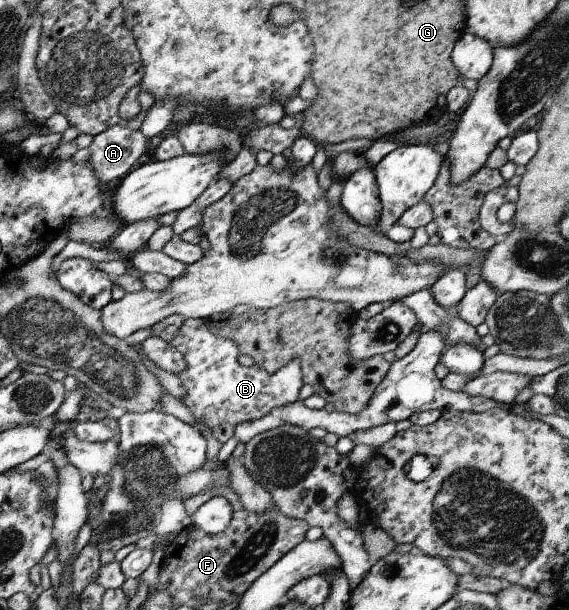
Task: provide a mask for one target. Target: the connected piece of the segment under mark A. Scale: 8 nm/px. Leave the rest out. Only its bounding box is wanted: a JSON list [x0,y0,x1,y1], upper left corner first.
[90,126,149,183]

